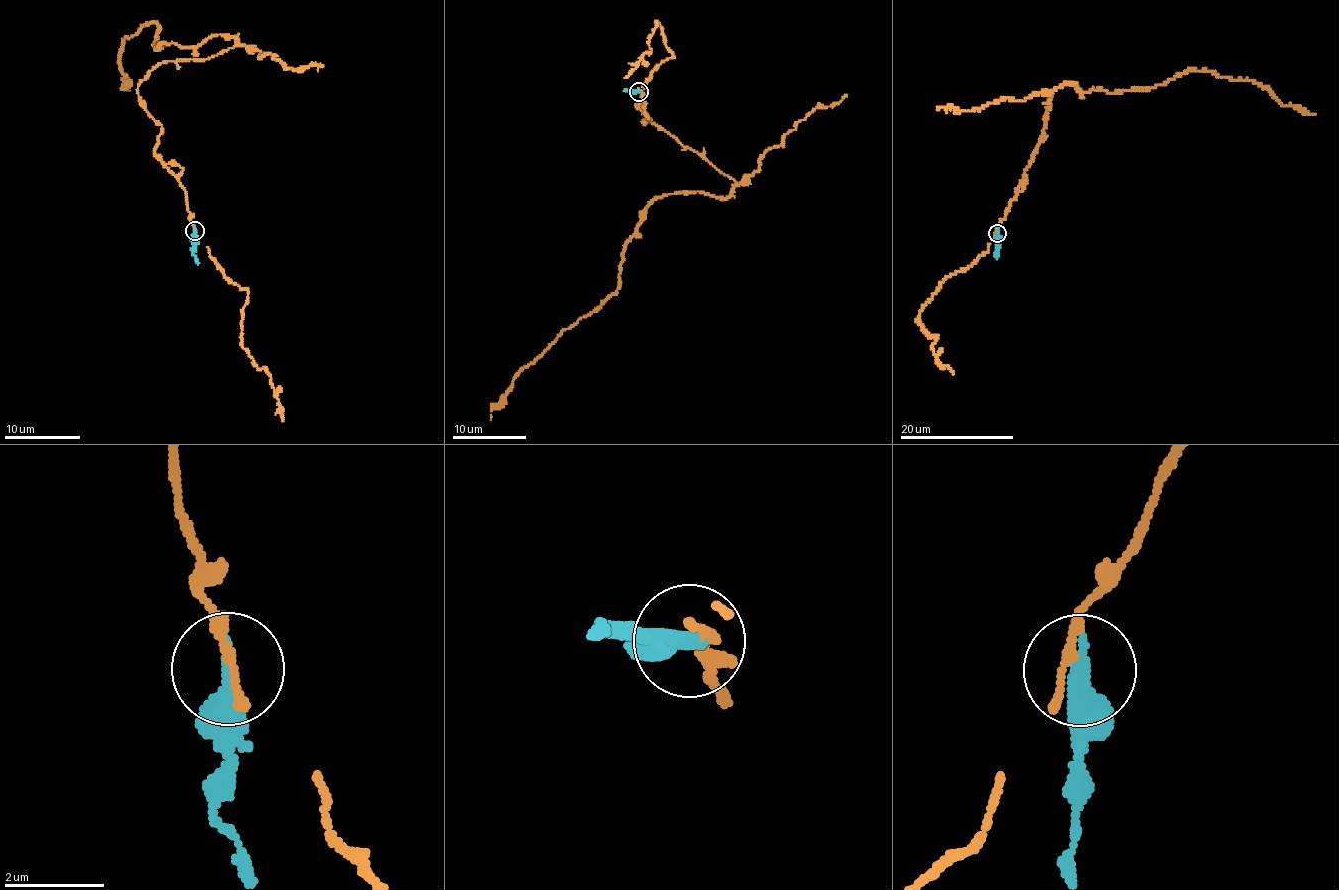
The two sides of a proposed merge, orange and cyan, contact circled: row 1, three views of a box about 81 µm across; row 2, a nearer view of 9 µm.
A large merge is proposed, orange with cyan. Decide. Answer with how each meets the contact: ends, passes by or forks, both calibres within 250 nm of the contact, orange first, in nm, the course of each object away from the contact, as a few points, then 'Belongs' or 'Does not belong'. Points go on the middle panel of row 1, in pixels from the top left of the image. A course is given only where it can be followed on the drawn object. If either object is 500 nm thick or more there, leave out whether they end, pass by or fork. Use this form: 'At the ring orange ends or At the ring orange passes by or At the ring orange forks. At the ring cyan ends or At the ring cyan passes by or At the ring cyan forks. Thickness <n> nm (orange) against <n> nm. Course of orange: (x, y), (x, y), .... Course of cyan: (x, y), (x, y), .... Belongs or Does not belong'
At the ring orange passes by. At the ring cyan ends. Thickness 150 nm (orange) against 400 nm. Course of orange: (638, 92), (645, 119), (735, 182), (726, 198), (658, 196), (627, 243), (616, 293), (514, 378), (490, 420). Course of cyan: (638, 92), (624, 90). Does not belong

